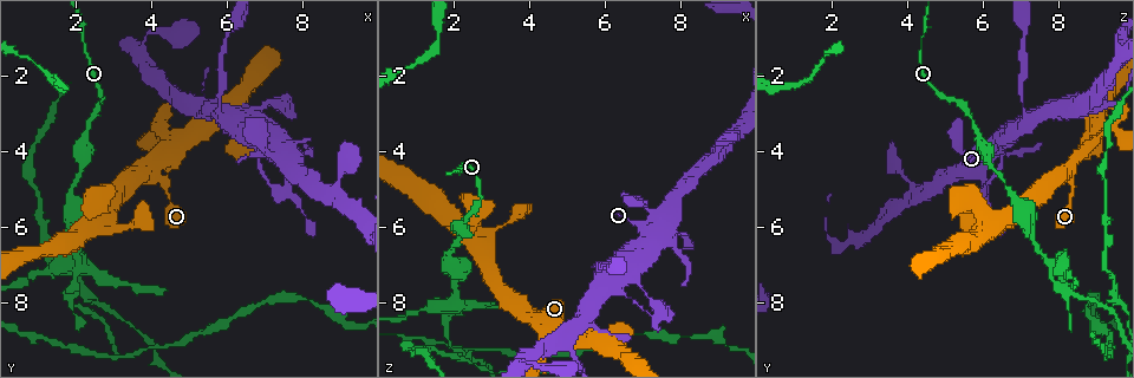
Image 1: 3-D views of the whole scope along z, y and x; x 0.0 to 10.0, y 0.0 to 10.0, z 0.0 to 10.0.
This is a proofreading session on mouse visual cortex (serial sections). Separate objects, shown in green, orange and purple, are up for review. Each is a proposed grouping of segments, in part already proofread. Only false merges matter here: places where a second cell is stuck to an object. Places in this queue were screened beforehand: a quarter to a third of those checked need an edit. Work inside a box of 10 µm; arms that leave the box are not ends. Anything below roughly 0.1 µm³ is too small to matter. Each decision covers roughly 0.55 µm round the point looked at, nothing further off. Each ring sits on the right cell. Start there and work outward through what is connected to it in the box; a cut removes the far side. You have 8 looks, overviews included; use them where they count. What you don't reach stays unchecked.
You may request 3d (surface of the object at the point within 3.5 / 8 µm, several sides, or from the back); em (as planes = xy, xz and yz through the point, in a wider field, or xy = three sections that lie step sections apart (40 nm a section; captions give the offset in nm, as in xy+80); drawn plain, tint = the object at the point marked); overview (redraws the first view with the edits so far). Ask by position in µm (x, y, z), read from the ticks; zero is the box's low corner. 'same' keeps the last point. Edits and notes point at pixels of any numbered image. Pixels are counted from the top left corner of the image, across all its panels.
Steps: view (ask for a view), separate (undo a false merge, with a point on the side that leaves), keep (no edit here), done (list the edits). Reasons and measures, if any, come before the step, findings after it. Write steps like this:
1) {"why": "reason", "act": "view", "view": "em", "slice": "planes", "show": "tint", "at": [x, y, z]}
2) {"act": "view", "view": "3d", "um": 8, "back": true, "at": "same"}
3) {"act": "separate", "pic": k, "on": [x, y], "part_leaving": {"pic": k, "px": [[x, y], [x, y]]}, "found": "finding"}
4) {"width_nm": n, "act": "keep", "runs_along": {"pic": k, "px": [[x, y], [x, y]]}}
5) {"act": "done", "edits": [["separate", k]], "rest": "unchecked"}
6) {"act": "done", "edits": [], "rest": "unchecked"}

{"why": "a fork", "act": "view", "view": "3d", "um": 3.5, "at": [7.50, 4.25, 5.85]}

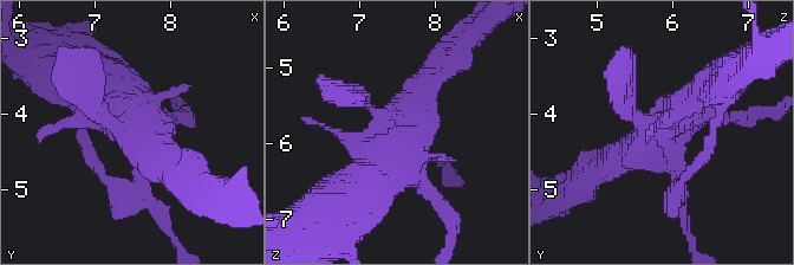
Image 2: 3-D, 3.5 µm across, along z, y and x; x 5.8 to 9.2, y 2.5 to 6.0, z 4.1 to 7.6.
{"why": "now the EM", "act": "view", "view": "em", "slice": "xy", "step": 2, "show": "tint", "at": [7.55, 4.20, 5.85]}

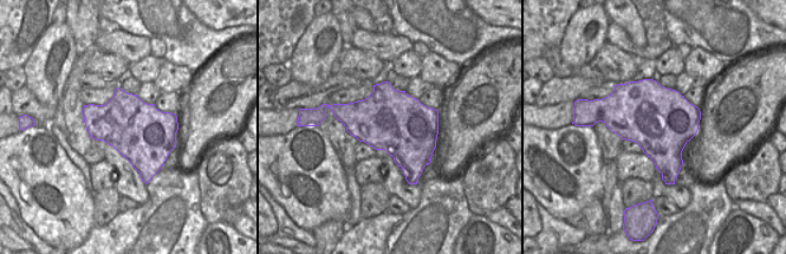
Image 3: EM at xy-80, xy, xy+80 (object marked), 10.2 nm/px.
{"act": "separate", "pic": 2, "on": [95, 165], "border": {"pic": 3, "px": [[657, 112], [669, 141], [668, 183]]}, "found": "a second cell is stuck on"}

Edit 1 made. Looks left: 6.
{"why": "see it whole again", "act": "view", "view": "overview"}

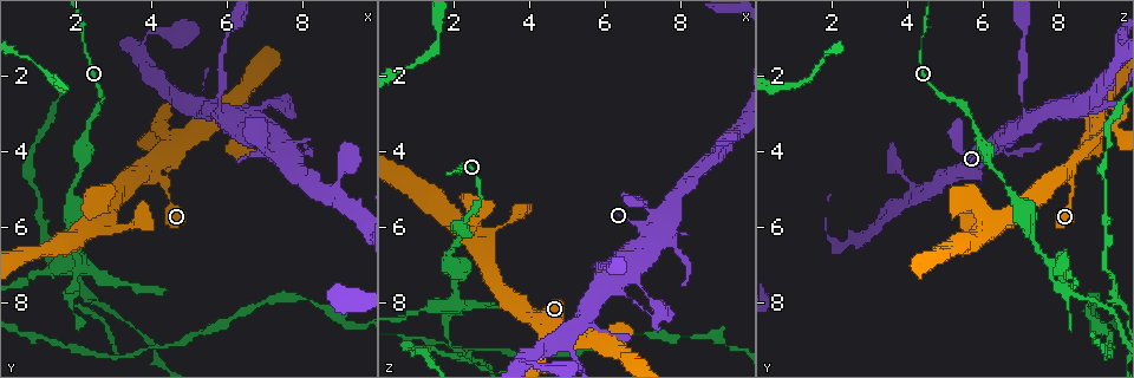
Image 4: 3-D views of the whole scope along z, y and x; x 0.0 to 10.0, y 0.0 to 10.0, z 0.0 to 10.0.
{"why": "sharp bend", "act": "view", "view": "3d", "um": 3.5, "at": [6.25, 3.10, 7.35]}

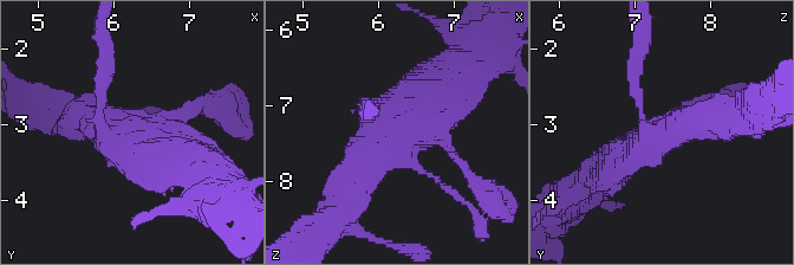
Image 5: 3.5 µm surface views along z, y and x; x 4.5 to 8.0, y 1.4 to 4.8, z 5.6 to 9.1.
{"act": "view", "view": "em", "slice": "xy", "step": 5, "show": "tint", "at": [6.25, 3.10, 7.40]}

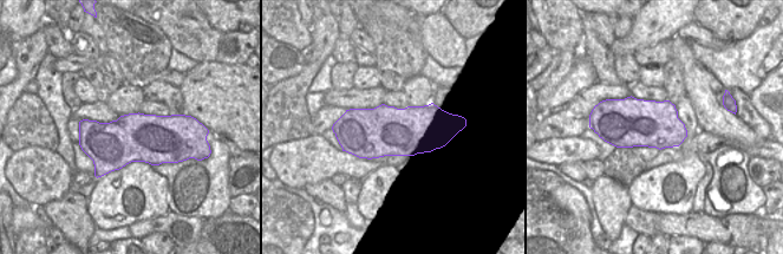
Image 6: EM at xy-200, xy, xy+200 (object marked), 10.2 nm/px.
{"act": "keep", "runs_along": {"pic": 5, "px": [[460, 85], [365, 161], [346, 192]]}, "found": "all the same cell"}

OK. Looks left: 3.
{"why": "a narrow waist", "act": "view", "view": "3d", "um": 3.5, "at": [2.00, 7.10, 7.85]}

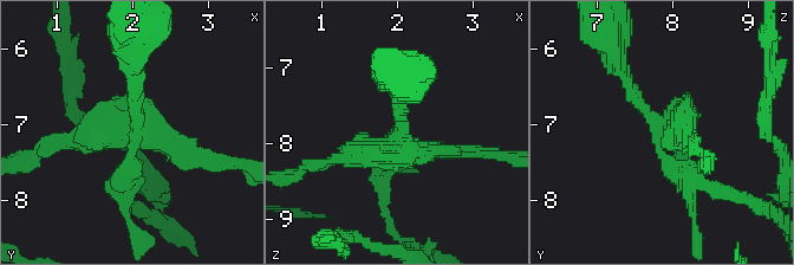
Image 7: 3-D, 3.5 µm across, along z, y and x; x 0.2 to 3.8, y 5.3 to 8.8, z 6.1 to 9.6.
{"act": "view", "view": "em", "slice": "xy", "step": 2, "show": "tint", "at": [2.00, 7.05, 7.80]}

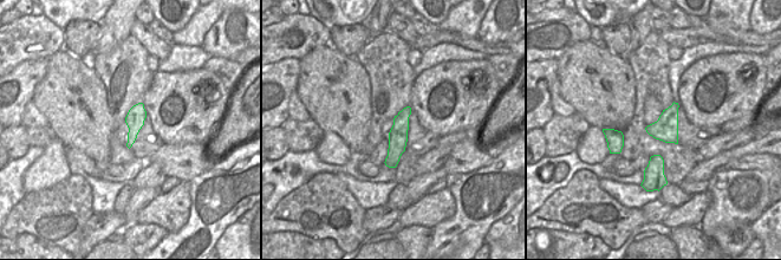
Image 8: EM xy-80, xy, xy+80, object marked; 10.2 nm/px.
{"act": "separate", "pic": 7, "on": [669, 139], "found": "a second cell is stuck on"}

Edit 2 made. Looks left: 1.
{"act": "done", "edits": [["separate", 2], ["separate", 7]], "rest": "unchecked"}

